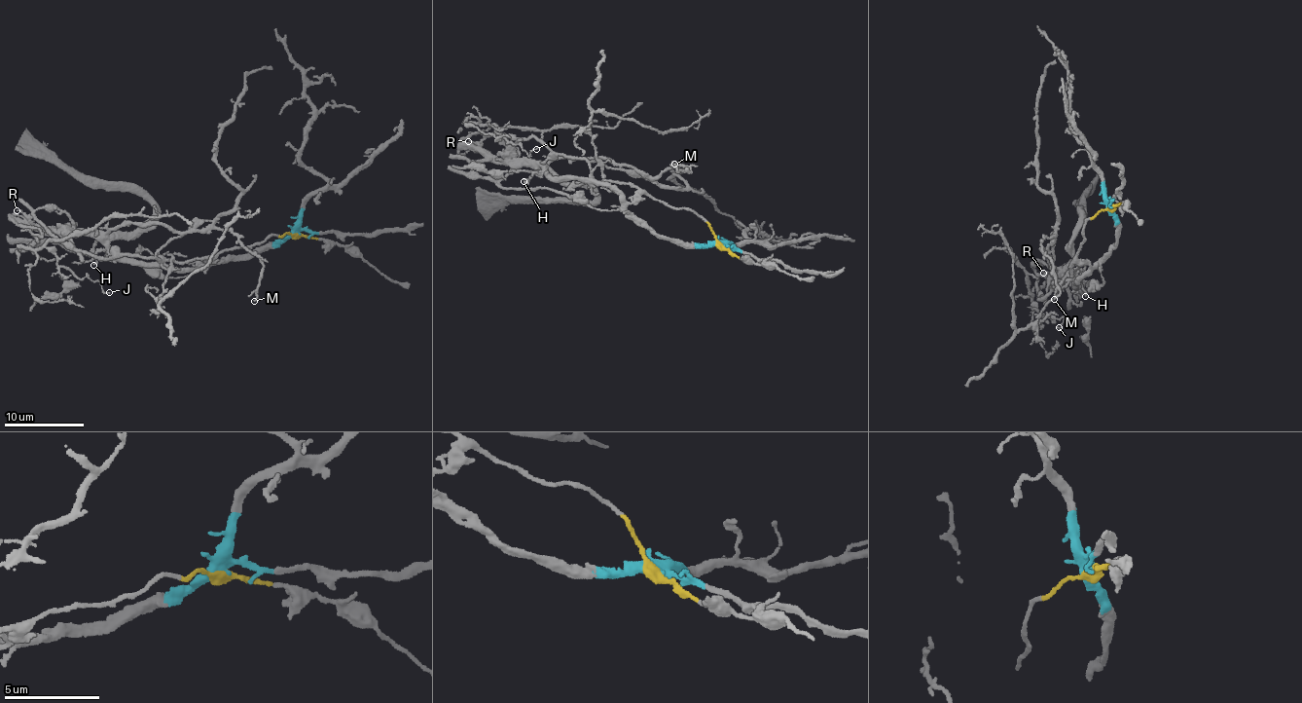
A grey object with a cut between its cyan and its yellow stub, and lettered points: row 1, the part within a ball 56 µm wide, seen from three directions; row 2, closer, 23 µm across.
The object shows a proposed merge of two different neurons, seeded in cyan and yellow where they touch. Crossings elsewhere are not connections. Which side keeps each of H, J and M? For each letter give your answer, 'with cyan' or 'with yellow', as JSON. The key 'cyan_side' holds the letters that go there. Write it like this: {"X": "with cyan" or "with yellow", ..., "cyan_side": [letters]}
{"H": "with cyan", "J": "with yellow", "M": "with cyan", "cyan_side": ["H", "M"]}

